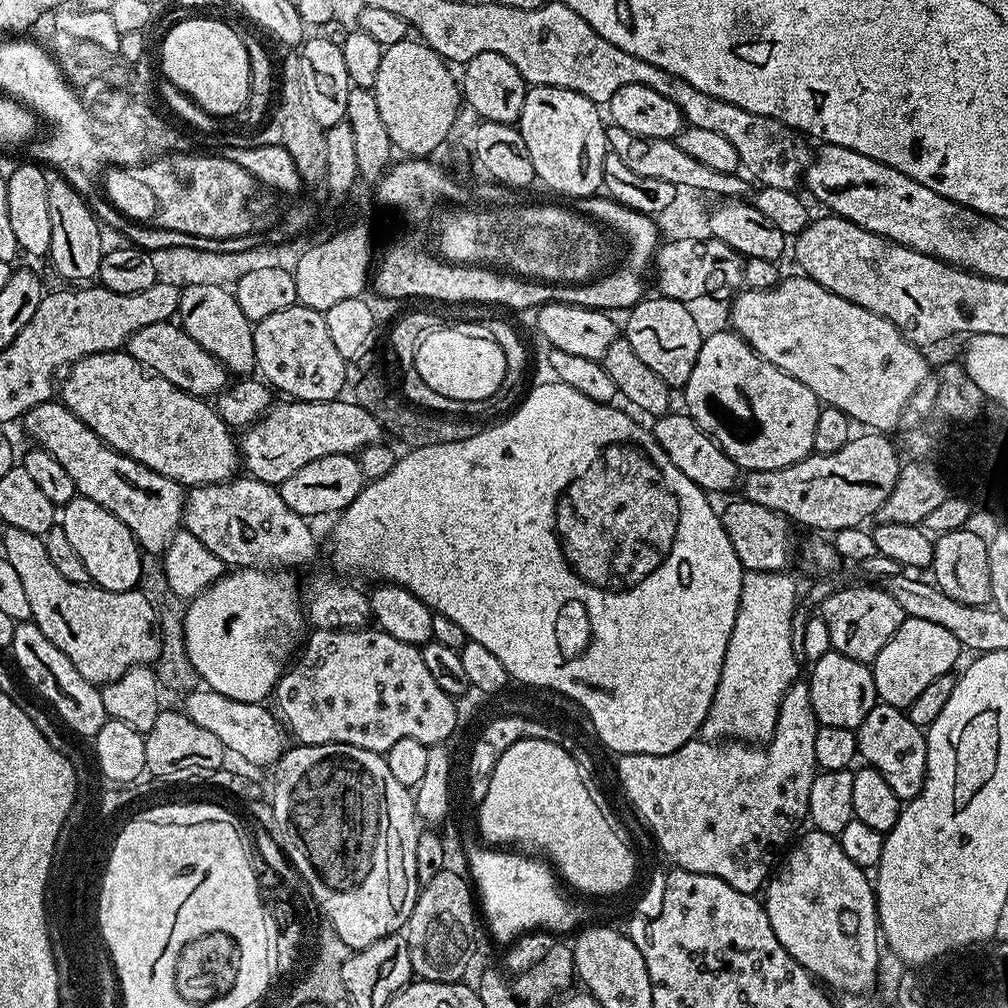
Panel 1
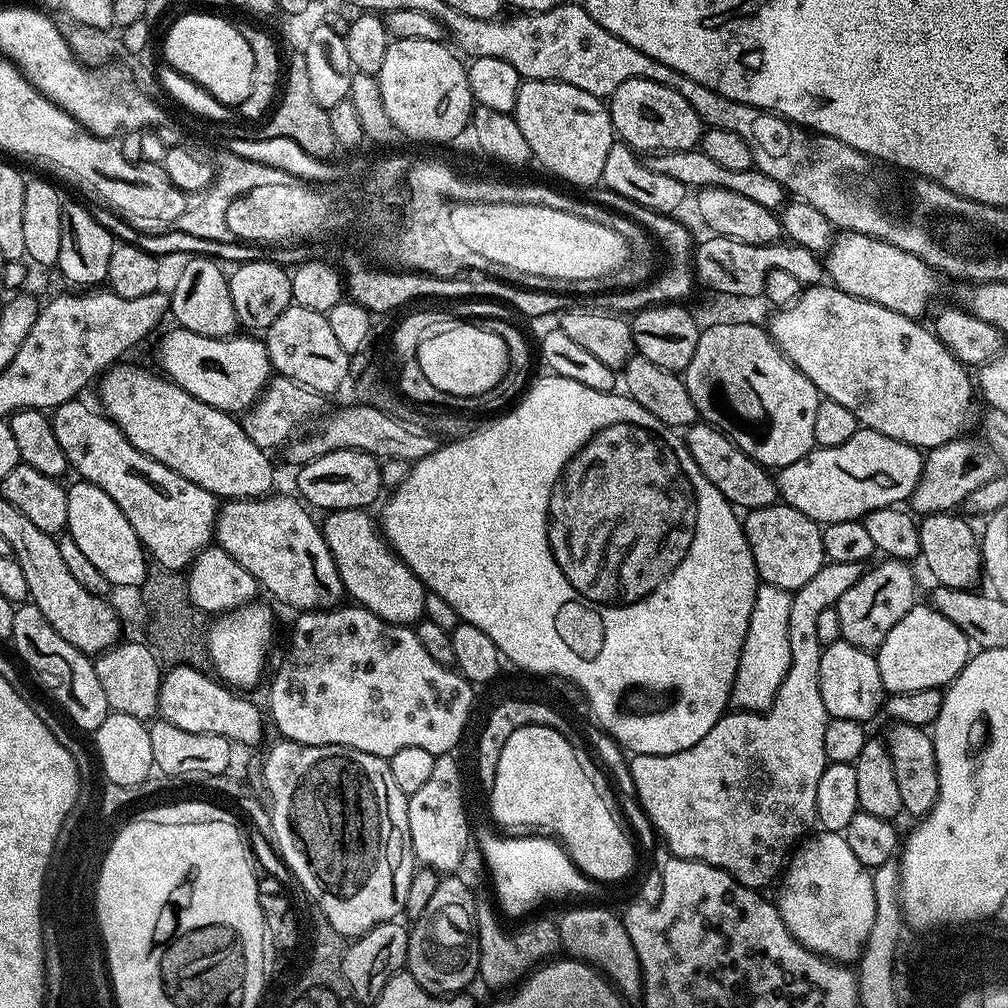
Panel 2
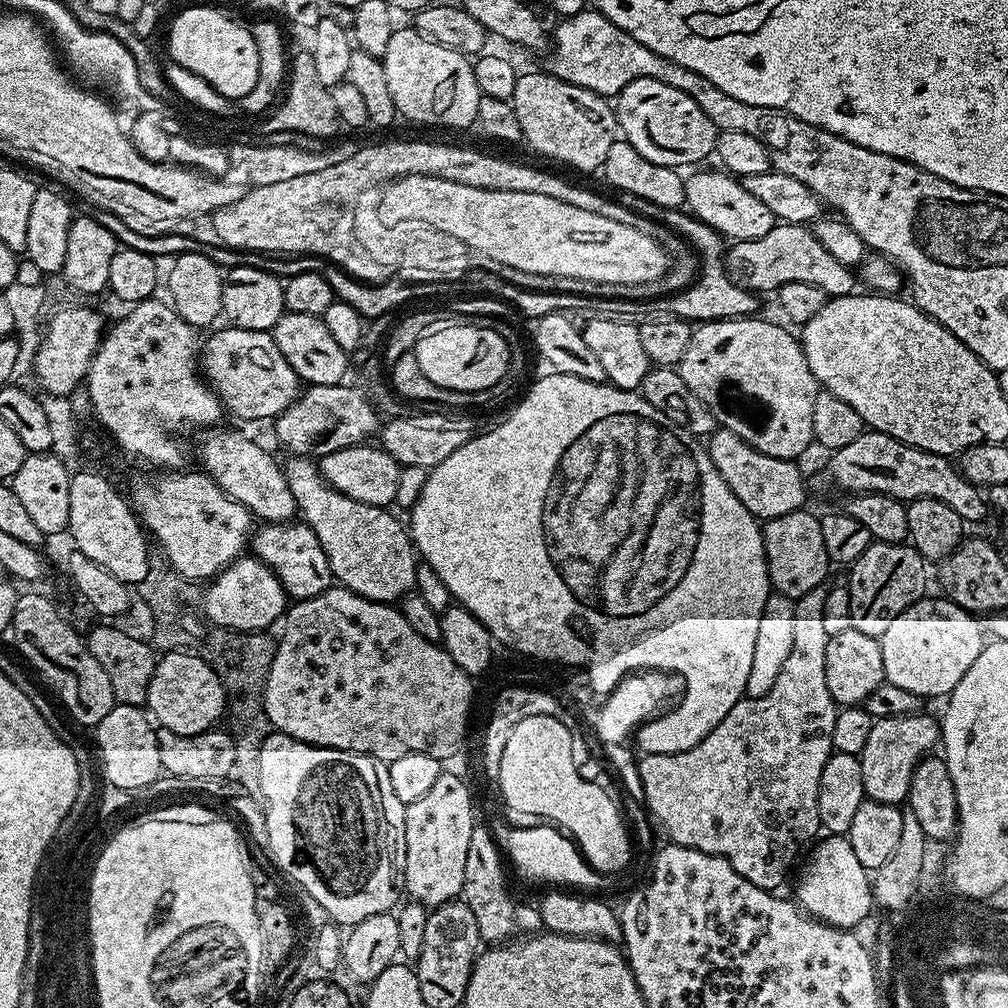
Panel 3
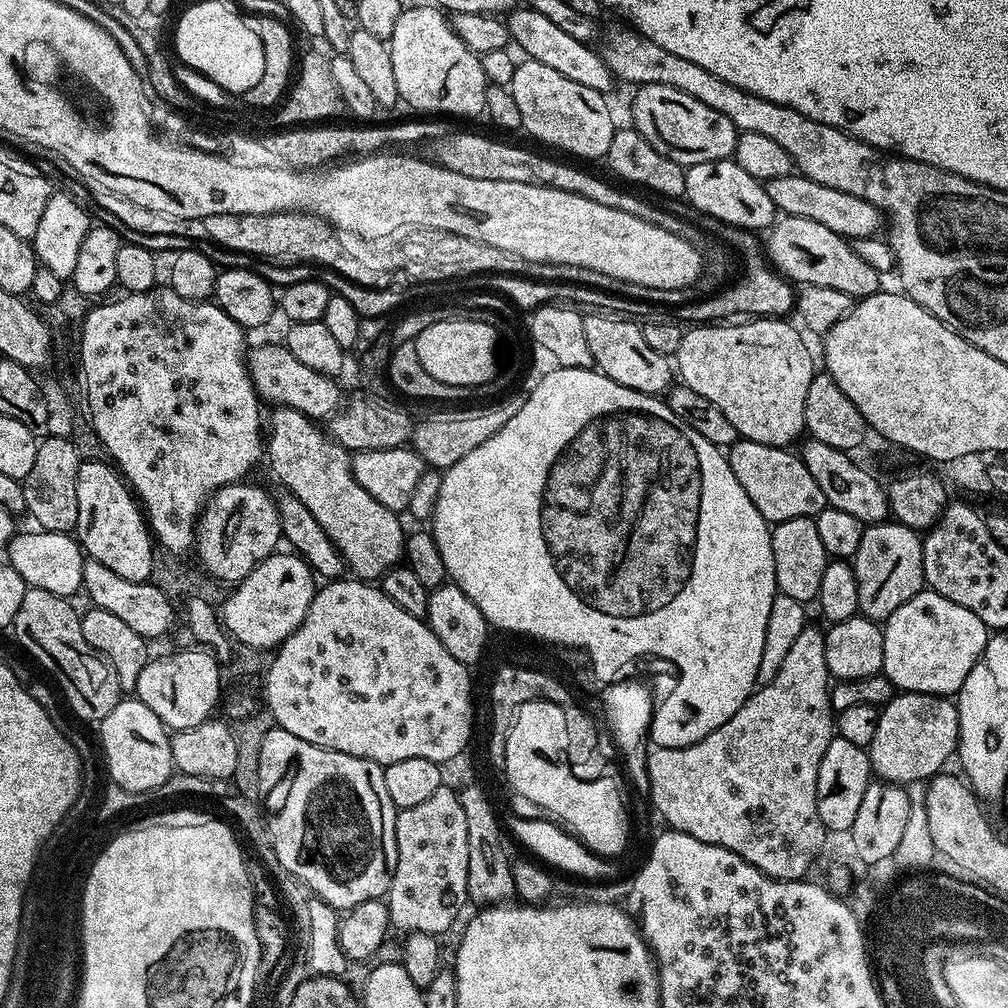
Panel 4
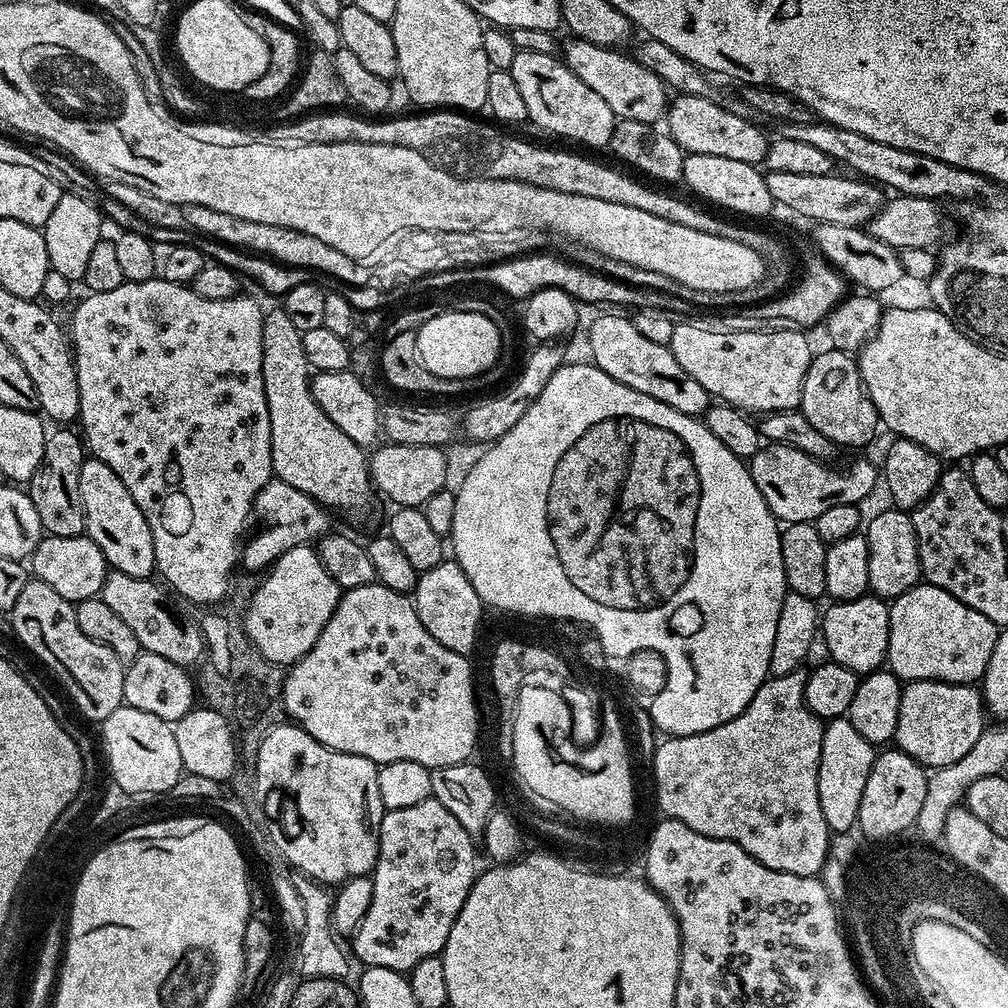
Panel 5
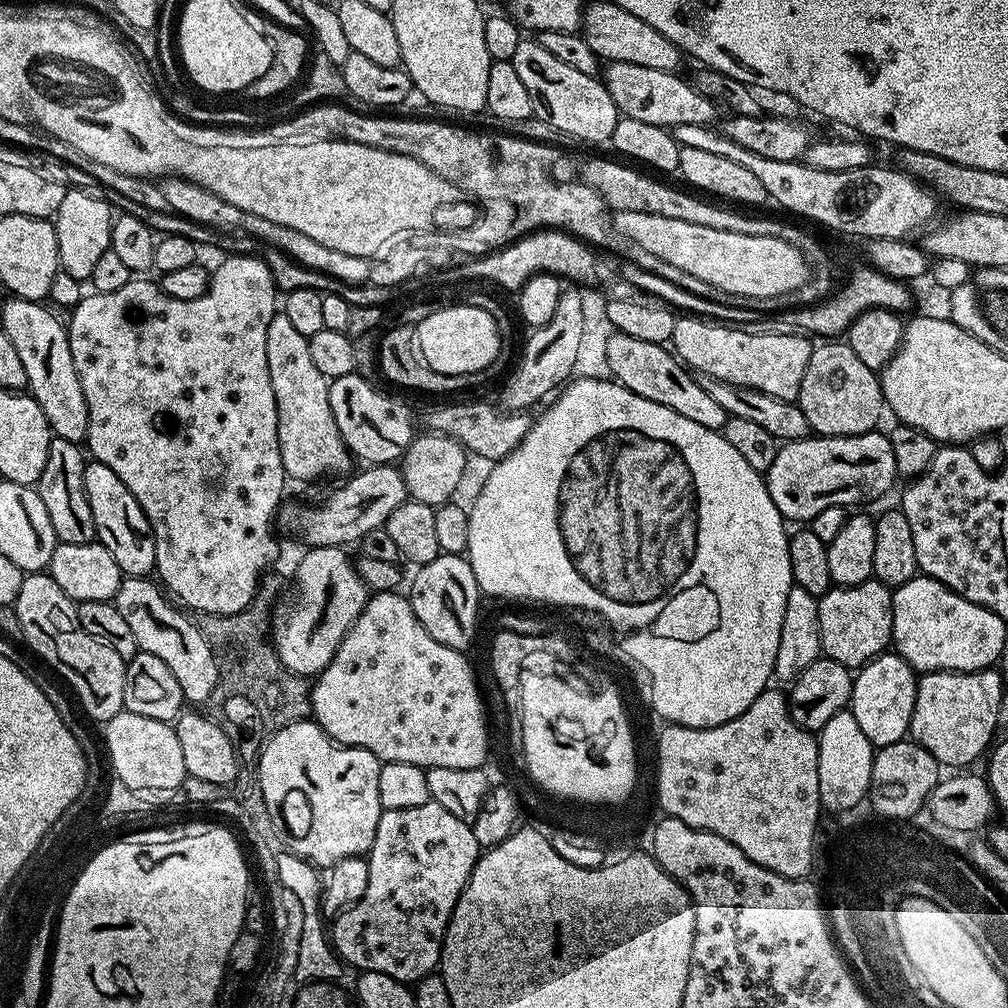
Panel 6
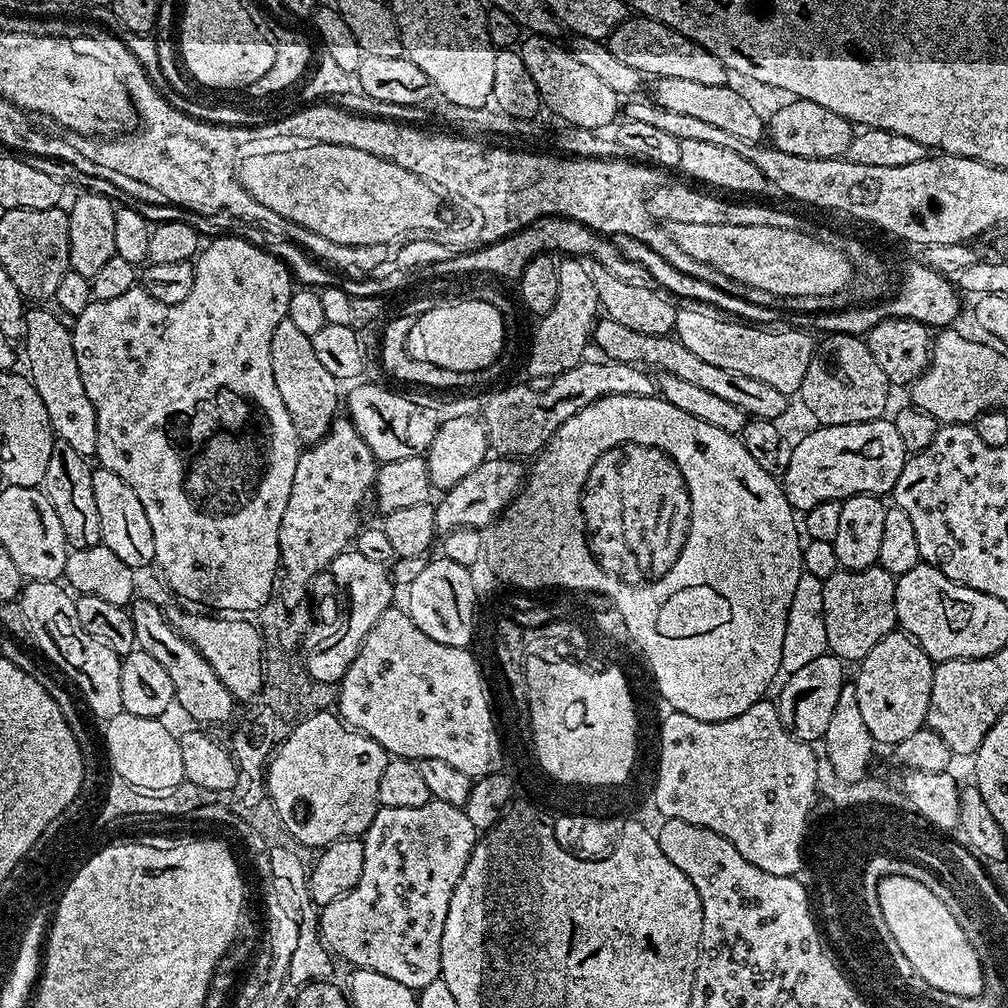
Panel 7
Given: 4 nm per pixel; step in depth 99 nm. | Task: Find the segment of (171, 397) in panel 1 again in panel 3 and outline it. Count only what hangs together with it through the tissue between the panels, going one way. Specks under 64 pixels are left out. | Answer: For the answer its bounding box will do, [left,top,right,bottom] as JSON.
[199,426,297,524]

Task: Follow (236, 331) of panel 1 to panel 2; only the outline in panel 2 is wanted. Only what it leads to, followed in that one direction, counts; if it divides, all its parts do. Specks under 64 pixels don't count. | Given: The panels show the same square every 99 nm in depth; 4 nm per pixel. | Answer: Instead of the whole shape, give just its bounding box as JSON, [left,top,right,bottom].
[170,258,237,338]

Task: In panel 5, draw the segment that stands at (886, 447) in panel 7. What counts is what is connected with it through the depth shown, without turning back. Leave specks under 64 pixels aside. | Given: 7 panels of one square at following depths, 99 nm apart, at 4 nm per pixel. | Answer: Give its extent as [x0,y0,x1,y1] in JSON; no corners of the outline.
[750,444,878,525]

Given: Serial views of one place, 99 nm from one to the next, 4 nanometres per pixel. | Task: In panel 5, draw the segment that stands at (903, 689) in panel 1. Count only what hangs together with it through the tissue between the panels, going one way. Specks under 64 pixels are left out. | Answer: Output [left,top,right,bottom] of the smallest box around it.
[886,582,998,685]

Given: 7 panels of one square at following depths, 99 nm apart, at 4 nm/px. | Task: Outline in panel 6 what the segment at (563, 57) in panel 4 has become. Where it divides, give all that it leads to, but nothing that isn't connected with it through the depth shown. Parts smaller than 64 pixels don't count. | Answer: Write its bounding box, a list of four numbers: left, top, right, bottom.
[602,62,718,130]

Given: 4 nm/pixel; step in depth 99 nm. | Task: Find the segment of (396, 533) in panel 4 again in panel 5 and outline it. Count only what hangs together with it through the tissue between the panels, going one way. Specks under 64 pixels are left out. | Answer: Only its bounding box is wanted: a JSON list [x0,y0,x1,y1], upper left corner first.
[262,306,374,516]

